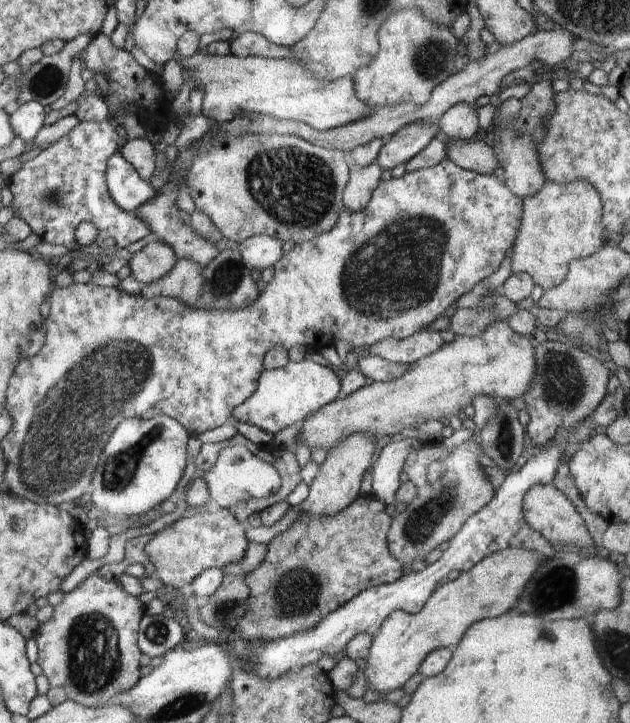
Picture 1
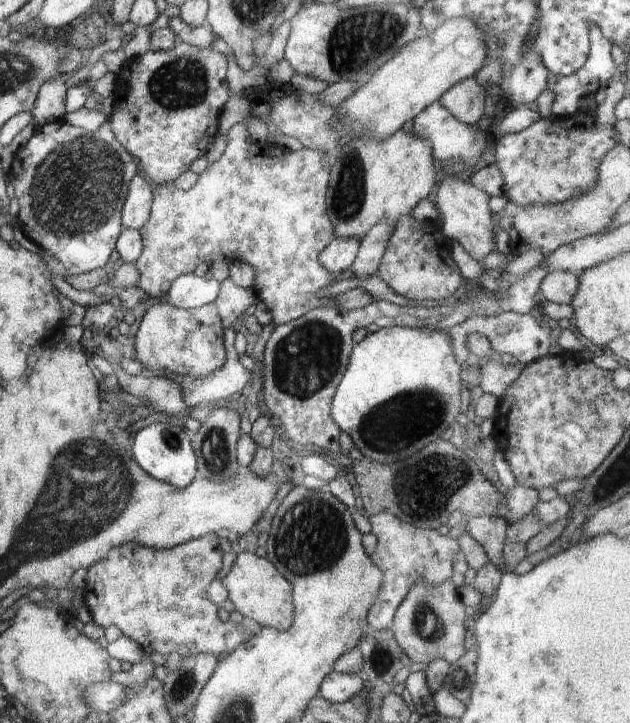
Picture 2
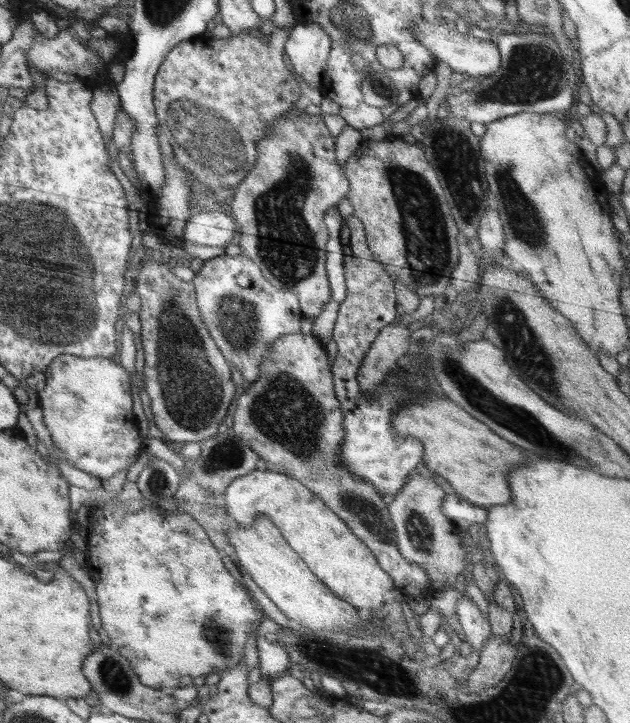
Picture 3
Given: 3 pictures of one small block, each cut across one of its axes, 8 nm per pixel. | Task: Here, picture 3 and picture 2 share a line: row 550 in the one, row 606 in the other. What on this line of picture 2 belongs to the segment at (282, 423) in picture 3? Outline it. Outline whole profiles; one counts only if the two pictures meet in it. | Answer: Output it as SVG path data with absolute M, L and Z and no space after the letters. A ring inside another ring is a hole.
M389 512L375 513L369 517L371 524L371 532L376 536L378 545L370 560L383 572L383 581L381 590L378 591L376 598L373 600L367 614L368 628L388 629L390 628L395 612L400 603L405 599L405 596L410 592L410 589L421 581L425 581L430 585L440 585L444 581L448 581L453 575L453 564L456 556L461 551L460 545L456 539L450 539L446 535L442 536L437 529L423 529L407 522L401 521L397 516Z

